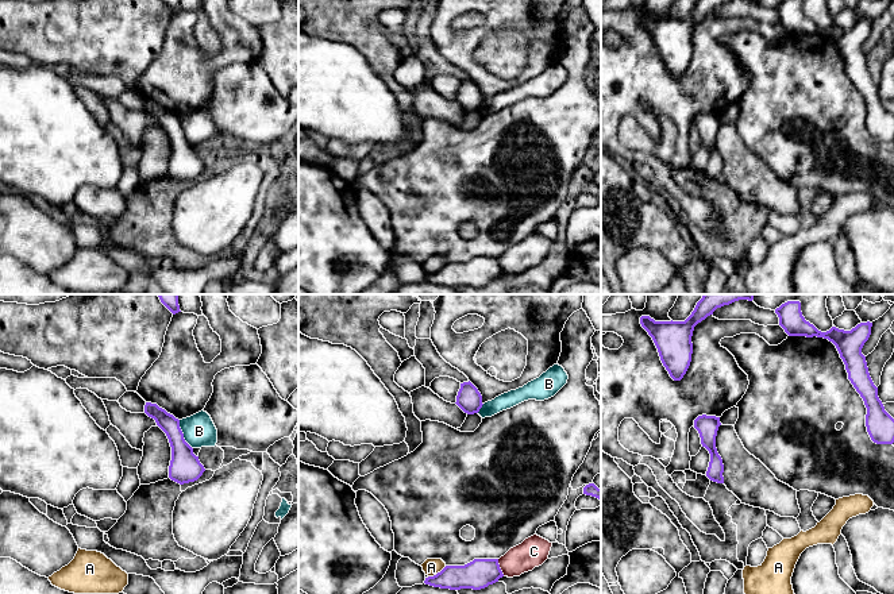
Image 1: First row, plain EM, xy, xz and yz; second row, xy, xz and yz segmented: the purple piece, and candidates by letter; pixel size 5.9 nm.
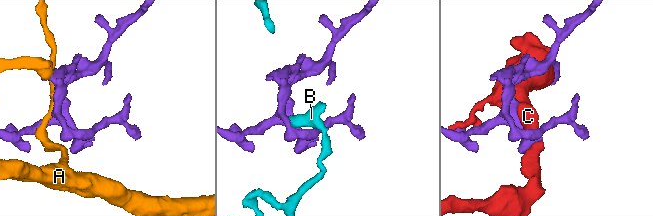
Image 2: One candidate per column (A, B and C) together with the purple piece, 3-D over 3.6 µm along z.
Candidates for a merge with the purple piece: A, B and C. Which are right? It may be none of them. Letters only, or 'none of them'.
B

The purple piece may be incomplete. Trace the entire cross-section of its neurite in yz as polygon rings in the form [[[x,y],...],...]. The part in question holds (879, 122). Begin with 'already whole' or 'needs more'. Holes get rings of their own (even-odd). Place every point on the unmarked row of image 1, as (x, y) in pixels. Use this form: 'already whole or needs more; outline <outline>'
already whole; outline [[[785,0],[775,7],[775,11],[779,15],[779,23],[789,34],[817,34],[828,36],[836,43],[845,62],[848,77],[867,105],[866,124],[871,138],[876,142],[893,142],[894,116],[885,108],[878,94],[878,85],[870,74],[866,54],[862,51],[862,46],[871,32],[872,20],[860,20],[851,28],[832,24],[829,28],[821,30],[805,18],[801,0]]]

